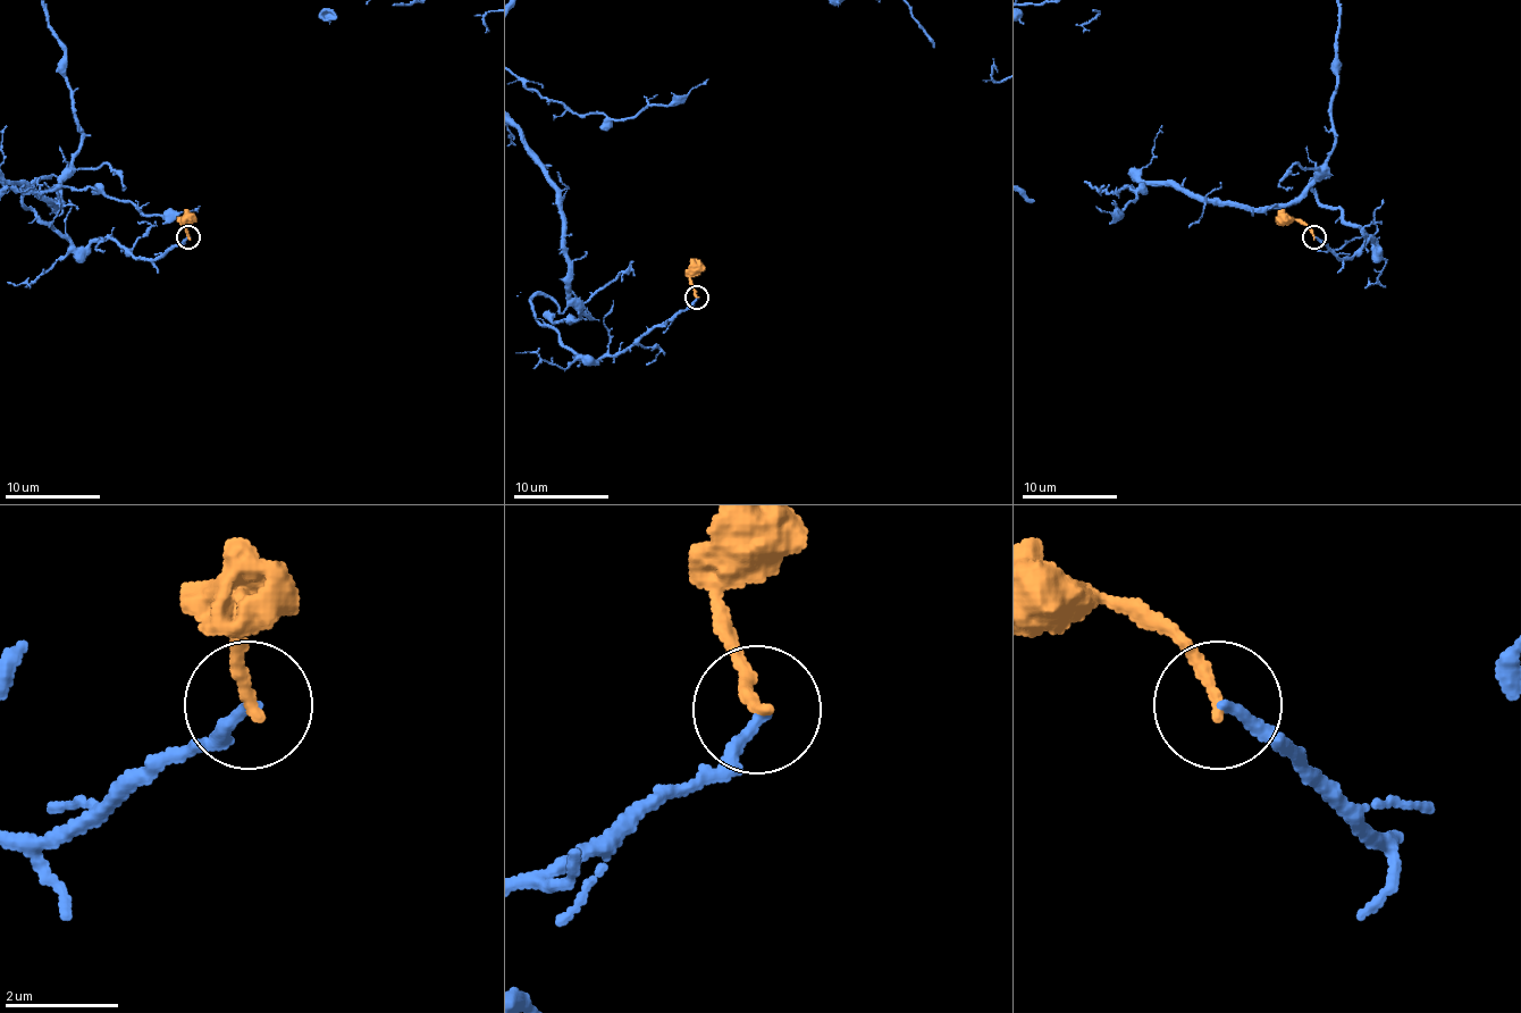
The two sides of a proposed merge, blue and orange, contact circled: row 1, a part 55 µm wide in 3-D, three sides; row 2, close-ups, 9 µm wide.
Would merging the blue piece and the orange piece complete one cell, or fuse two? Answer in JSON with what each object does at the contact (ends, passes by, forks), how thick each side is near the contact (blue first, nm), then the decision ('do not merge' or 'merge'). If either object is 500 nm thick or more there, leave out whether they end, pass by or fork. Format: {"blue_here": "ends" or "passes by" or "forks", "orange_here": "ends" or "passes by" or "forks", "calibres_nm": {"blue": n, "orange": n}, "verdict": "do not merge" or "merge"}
{"blue_here": "ends", "orange_here": "ends", "calibres_nm": {"blue": 220, "orange": 240}, "verdict": "do not merge"}

